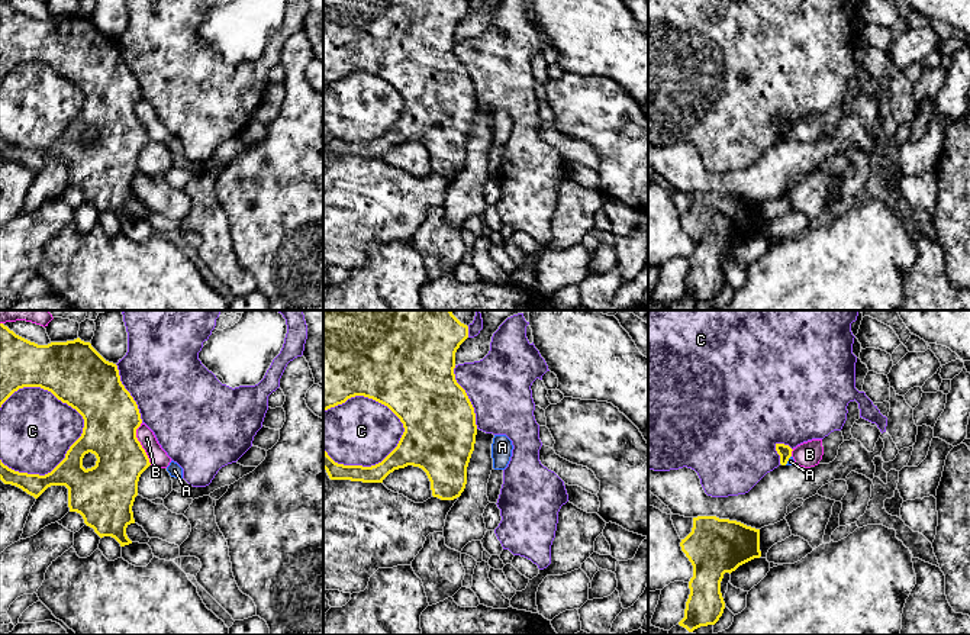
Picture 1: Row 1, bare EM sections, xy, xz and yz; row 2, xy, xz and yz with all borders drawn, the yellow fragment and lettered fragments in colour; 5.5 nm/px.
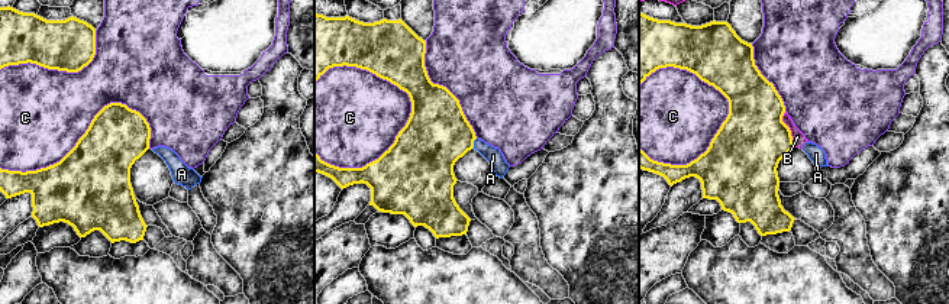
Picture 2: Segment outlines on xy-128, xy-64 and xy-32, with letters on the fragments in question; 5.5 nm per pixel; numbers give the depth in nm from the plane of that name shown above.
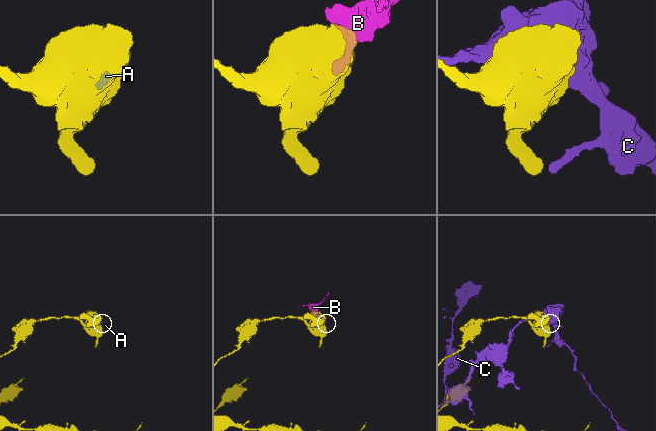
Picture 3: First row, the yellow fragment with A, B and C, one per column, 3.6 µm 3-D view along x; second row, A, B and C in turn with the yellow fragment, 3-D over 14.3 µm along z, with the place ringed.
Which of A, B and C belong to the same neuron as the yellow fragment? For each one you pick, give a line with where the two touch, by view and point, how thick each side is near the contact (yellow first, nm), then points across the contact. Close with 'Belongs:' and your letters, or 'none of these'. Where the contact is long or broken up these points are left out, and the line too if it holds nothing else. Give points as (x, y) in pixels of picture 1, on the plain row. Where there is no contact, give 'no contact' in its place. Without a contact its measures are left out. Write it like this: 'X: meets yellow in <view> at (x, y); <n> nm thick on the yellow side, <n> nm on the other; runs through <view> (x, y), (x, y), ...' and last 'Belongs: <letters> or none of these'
Belongs: none of these

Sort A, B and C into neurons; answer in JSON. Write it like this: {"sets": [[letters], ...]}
{"sets": [["A", "B"], ["C"]]}

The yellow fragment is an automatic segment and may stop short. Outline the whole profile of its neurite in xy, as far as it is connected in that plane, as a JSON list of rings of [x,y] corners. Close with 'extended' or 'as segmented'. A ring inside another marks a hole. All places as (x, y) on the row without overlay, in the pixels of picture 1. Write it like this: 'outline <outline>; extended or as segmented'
outline [[[0,0],[0,83],[23,62],[41,62],[51,67],[83,91],[84,103],[65,133],[51,148],[45,151],[19,148],[0,135],[0,155],[22,164],[35,174],[51,161],[65,161],[70,187],[80,188],[84,199],[100,213],[112,212],[120,222],[132,219],[126,203],[135,199],[132,181],[138,171],[138,157],[151,138],[136,113],[136,104],[142,99],[138,80],[122,59],[117,41],[106,36],[90,17],[80,13],[38,20]],[[88,128],[94,129],[97,136],[94,142],[86,145],[83,133]]]; as segmented

